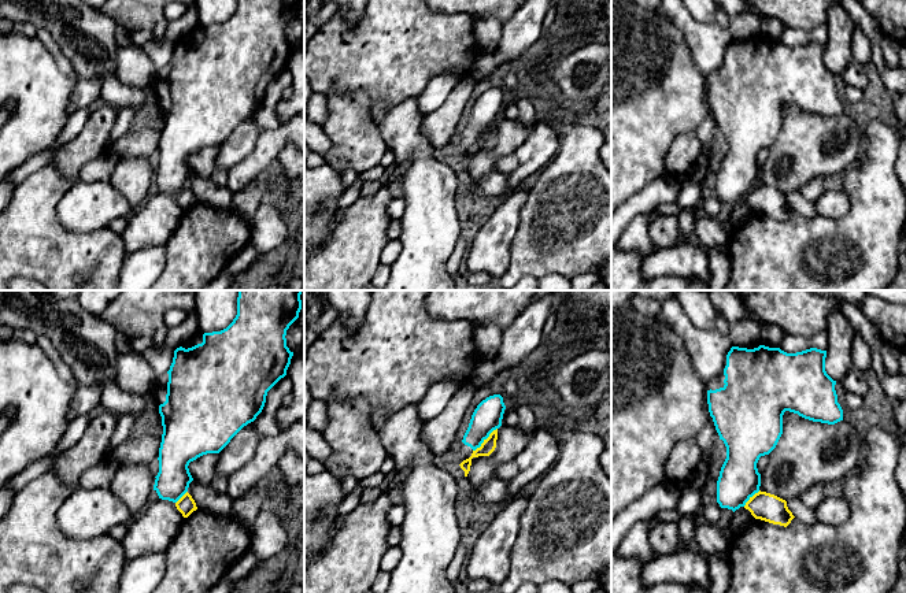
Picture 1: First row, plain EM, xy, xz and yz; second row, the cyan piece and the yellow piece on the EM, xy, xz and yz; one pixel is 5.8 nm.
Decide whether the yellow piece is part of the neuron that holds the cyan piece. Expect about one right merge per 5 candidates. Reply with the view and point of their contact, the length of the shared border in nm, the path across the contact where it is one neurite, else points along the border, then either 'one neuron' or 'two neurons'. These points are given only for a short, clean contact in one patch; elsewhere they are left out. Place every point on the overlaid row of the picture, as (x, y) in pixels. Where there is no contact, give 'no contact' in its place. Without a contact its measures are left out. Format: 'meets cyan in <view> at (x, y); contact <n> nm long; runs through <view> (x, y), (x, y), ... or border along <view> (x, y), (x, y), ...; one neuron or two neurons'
meets cyan in xz at (485, 438); contact 200 nm long; border along xz (496, 427), (473, 451); two neurons

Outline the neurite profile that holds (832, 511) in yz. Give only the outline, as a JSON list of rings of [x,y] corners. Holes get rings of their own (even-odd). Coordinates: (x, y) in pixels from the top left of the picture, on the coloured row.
[[[825,497],[813,509],[817,523],[837,526],[848,520],[850,507],[844,499]]]

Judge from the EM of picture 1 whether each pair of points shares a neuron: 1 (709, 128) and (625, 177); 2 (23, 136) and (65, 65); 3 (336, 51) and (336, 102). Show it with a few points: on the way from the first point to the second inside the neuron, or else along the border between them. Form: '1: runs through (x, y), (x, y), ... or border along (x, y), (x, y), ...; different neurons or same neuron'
1: border along (707, 115), (695, 130); different neurons
2: border along (43, 44), (58, 66), (74, 80), (70, 102); different neurons
3: border along (368, 96), (361, 92), (332, 92), (326, 97); different neurons

